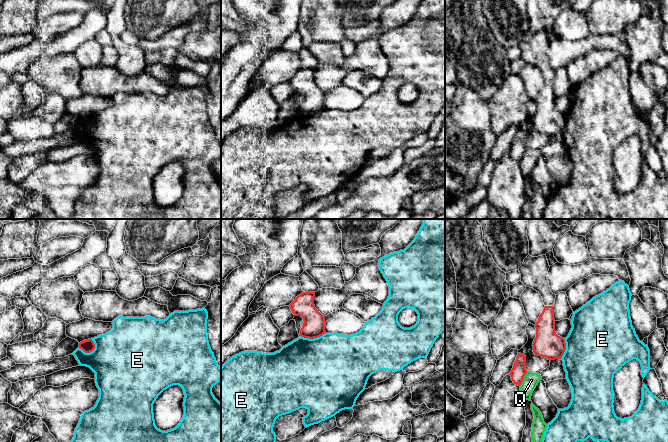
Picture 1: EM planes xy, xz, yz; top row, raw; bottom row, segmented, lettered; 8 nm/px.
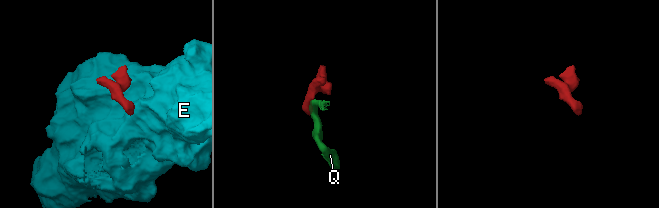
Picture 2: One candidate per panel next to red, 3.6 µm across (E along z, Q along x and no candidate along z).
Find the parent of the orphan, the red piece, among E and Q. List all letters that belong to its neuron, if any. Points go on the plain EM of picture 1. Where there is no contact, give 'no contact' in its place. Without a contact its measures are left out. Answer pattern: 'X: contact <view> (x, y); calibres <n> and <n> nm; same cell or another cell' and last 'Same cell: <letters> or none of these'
E: contact xy (88, 128); calibres 100 and 420 nm; another cell
Q: contact yz (523, 154); calibres 120 and 120 nm; another cell
Same cell: none of these

